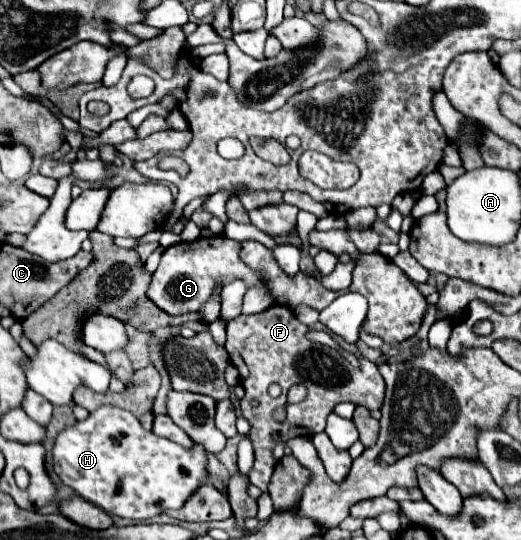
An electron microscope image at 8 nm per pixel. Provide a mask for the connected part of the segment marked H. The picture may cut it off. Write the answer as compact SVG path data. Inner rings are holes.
M110 406L62 430L52 456L64 484L104 512L132 520L148 520L170 508L182 508L200 486L210 484L208 452L202 444L184 448L144 430L132 412Z

